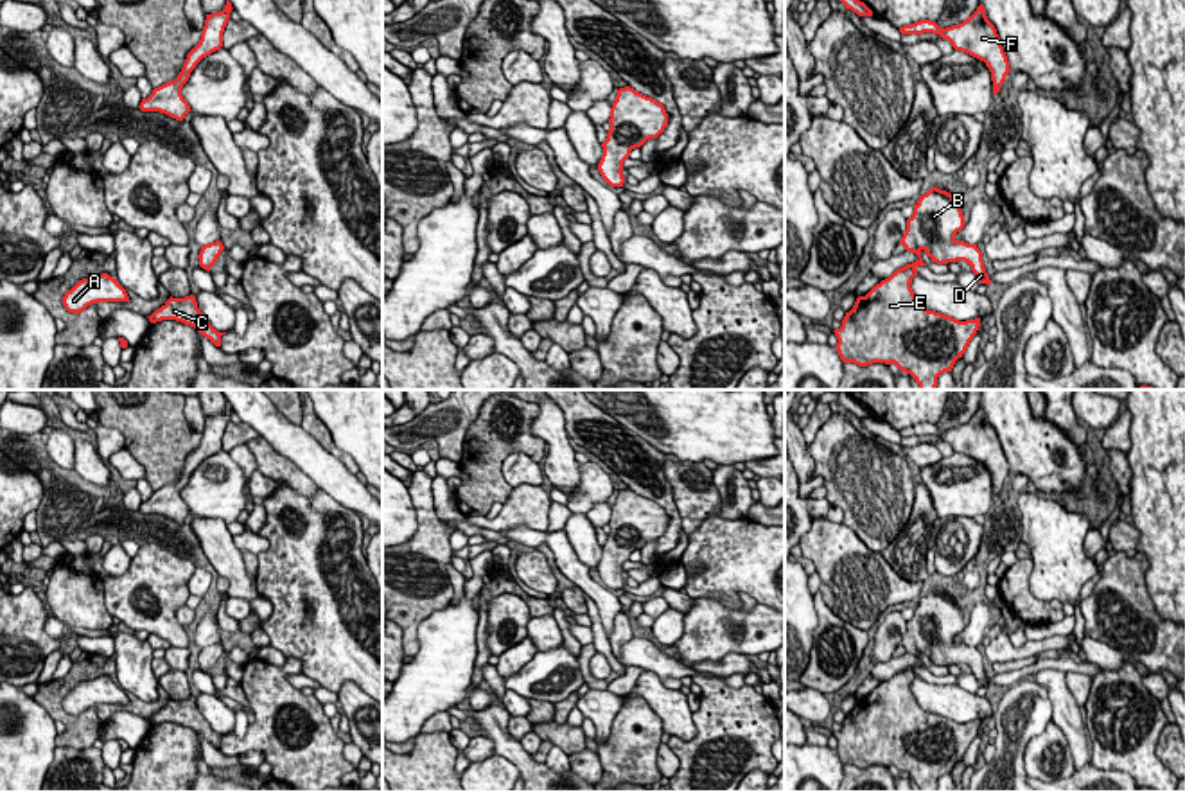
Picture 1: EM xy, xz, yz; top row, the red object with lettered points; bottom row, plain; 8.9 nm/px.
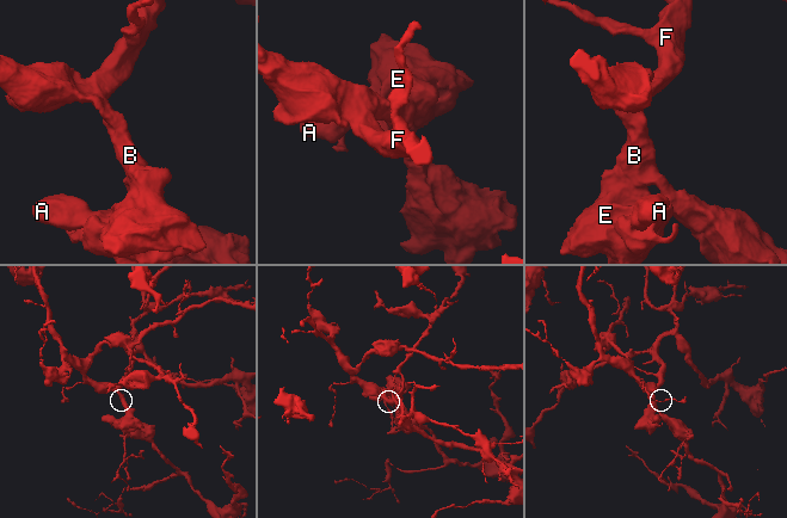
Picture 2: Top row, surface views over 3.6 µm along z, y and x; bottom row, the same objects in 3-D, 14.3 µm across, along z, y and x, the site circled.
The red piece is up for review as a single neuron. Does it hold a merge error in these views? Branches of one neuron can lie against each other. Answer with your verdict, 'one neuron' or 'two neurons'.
one neuron

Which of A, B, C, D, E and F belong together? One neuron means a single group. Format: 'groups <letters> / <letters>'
groups A B C D E F

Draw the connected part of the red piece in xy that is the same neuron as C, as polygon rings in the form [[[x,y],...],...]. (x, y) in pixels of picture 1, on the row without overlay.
[[[196,699],[169,700],[160,711],[147,718],[151,726],[162,722],[176,722],[185,727],[194,729],[199,736],[210,742],[215,749],[221,749],[221,738],[226,735],[217,735],[206,718],[198,711]]]

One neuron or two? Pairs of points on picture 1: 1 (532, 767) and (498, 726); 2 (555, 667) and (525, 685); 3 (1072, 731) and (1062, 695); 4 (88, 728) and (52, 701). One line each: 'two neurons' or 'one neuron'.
1: one neuron
2: one neuron
3: one neuron
4: one neuron

